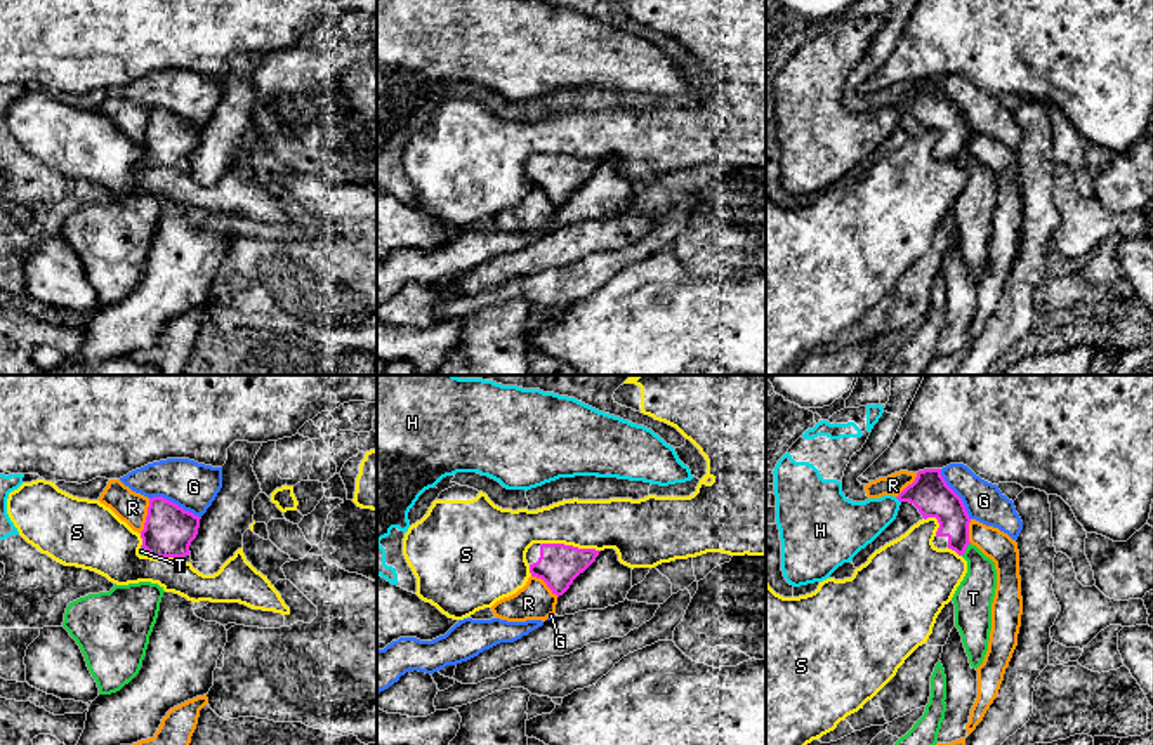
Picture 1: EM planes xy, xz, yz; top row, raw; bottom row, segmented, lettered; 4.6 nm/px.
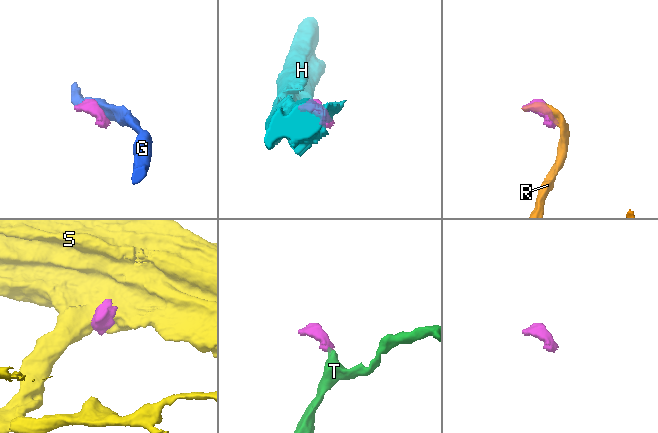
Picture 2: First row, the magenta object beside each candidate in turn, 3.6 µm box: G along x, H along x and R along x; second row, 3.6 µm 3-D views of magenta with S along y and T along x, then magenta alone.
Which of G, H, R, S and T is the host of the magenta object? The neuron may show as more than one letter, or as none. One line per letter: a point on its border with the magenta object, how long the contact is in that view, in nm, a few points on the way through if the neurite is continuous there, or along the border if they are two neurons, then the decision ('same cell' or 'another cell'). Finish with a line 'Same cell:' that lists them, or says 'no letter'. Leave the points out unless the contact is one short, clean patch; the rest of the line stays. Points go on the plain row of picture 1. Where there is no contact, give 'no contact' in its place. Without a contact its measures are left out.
G: meets magenta in xy at (176, 115); contact 260 nm long; another cell
H: meets magenta in yz at (898, 110); contact 40 nm long; border along yz (895, 108), (900, 113); another cell
R: meets magenta in xy at (146, 127); contact 170 nm long; another cell
S: meets magenta in xz at (572, 157); contact 280 nm long; border along xz (542, 153), (563, 153), (599, 162); another cell
T: meets magenta in yz at (966, 158); contact 80 nm long; runs through yz (940, 112), (966, 158), (975, 169), (973, 209); same cell
Same cell: T

